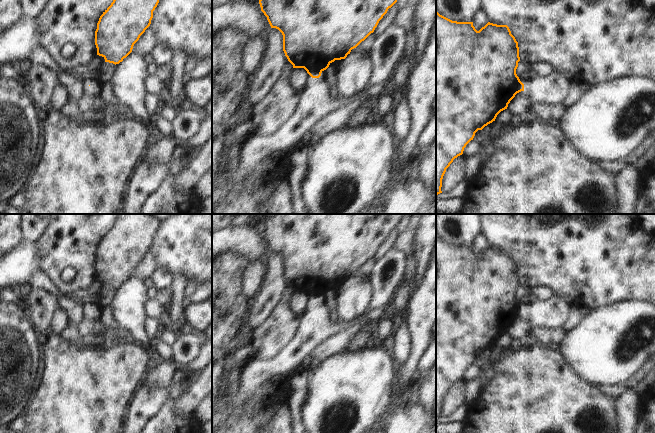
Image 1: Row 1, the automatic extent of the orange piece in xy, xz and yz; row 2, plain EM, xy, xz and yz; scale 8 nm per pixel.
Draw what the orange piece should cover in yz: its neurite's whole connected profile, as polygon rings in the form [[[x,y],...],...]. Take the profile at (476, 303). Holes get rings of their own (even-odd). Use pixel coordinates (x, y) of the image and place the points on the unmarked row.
[[[436,234],[436,419],[442,417],[442,403],[446,393],[455,382],[463,378],[464,372],[471,364],[473,364],[475,357],[495,345],[497,339],[501,335],[507,333],[508,328],[515,321],[515,319],[524,315],[524,308],[520,305],[516,298],[519,285],[518,266],[511,258],[507,249],[497,249],[488,246],[484,251],[477,255],[473,250],[473,246],[452,245],[440,239]]]

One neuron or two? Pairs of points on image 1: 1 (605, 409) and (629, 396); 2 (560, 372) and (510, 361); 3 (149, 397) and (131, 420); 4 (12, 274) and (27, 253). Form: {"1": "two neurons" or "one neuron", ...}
{"1": "two neurons", "2": "one neuron", "3": "one neuron", "4": "one neuron"}

